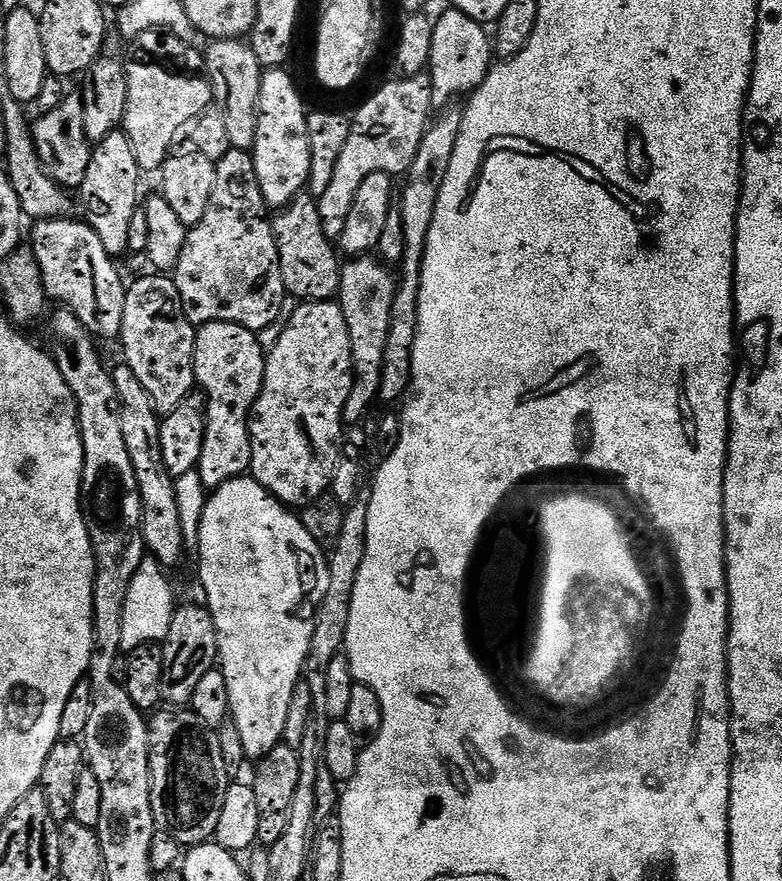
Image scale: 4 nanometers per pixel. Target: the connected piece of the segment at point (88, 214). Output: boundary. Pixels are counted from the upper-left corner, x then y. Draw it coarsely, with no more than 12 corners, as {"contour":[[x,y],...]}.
{"contour":[[124,131],[95,144],[78,196],[110,258],[128,252],[142,173]]}

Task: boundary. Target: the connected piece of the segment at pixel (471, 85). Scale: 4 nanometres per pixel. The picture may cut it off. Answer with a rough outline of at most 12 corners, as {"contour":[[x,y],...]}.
{"contour":[[447,10],[432,30],[432,103],[479,88],[494,44]]}

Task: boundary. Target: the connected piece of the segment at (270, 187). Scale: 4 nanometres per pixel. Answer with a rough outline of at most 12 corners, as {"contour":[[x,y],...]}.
{"contour":[[287,67],[264,72],[250,149],[262,198],[312,180],[309,109]]}

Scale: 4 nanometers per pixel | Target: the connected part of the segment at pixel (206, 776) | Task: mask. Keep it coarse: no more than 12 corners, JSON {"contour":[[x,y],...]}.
{"contour":[[148,720],[156,827],[209,843],[230,777],[213,725]]}

